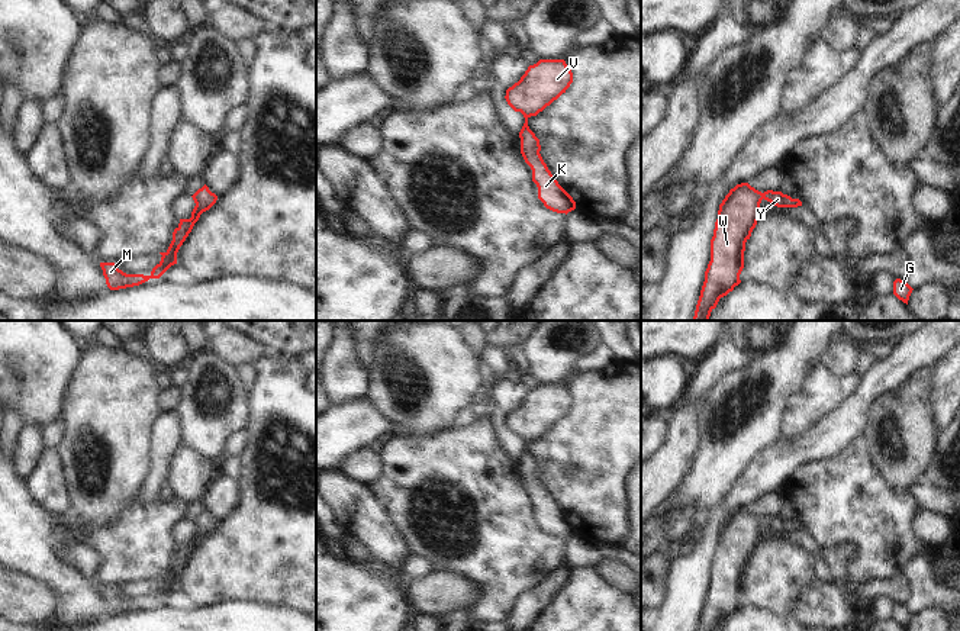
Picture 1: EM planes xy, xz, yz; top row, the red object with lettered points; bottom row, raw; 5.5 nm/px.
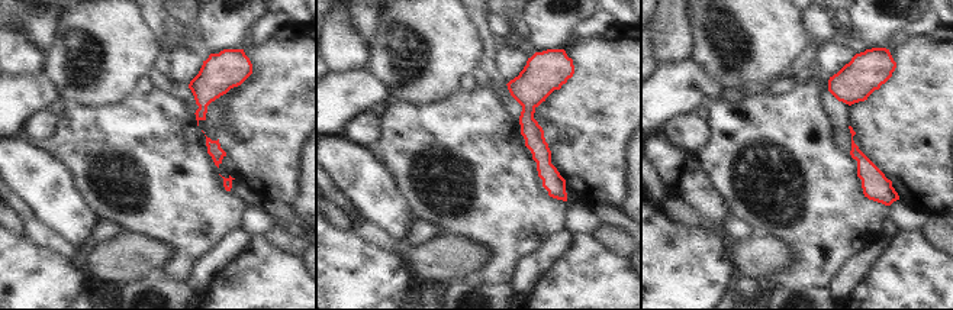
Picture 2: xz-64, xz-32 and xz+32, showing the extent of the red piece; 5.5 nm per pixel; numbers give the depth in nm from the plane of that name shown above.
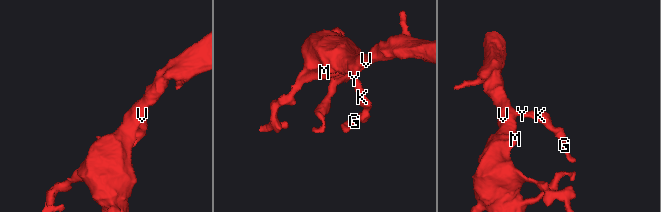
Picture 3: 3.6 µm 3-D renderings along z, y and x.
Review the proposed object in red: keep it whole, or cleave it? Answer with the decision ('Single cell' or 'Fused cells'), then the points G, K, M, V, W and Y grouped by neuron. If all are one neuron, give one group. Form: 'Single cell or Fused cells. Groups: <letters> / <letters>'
Single cell. Groups: G K M V W Y

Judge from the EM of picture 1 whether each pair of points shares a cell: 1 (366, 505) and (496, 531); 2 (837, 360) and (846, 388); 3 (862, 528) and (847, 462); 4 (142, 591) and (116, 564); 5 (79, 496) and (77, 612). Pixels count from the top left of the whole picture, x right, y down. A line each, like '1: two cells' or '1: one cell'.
1: two cells
2: two cells
3: one cell
4: two cells
5: two cells

